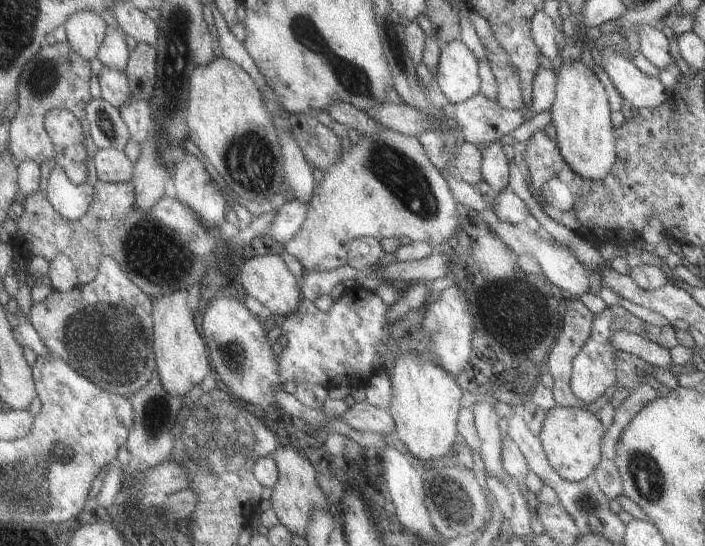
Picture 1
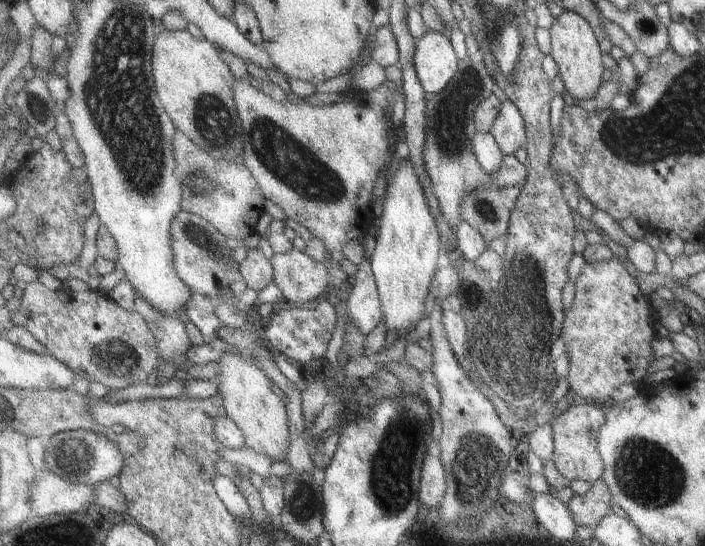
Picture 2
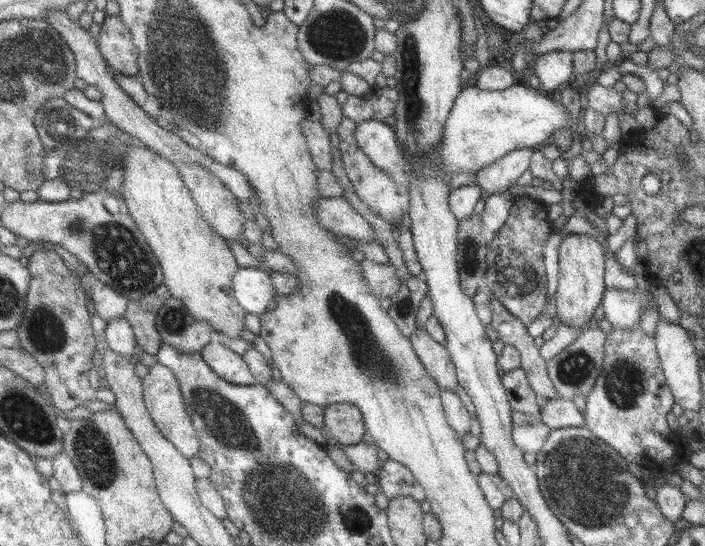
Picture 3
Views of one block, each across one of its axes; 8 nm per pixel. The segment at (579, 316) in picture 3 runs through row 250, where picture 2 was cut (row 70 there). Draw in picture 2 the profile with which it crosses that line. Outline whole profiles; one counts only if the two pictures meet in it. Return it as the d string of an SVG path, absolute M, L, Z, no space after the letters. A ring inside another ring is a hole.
M564 11L556 18L549 32L551 34L550 56L556 61L559 68L558 77L566 92L573 96L576 102L591 99L603 84L605 68L602 64L603 54L590 23L574 11Z

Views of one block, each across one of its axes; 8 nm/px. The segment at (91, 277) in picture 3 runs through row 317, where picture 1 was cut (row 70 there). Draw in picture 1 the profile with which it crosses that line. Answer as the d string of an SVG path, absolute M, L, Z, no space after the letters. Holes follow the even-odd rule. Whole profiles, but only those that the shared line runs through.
M104 66L99 74L101 98L117 106L119 109L135 97L127 72Z

